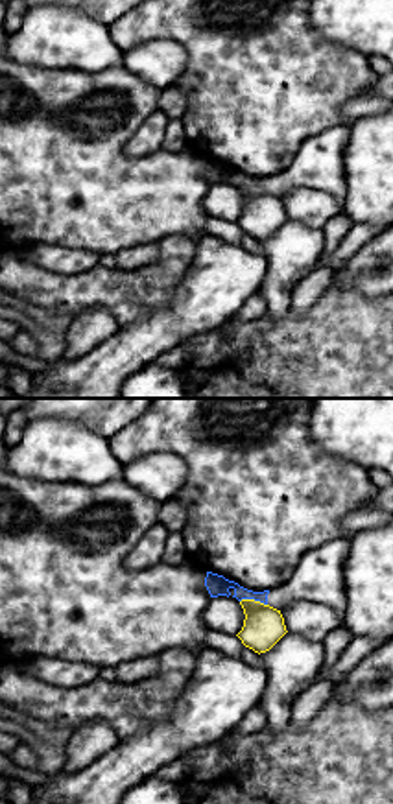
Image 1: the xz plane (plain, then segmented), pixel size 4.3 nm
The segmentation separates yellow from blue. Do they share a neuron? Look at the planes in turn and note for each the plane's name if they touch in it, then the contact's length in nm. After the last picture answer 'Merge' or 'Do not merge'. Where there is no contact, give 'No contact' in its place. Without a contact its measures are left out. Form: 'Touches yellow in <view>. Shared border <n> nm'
Touches yellow in xz. Shared border 120 nm

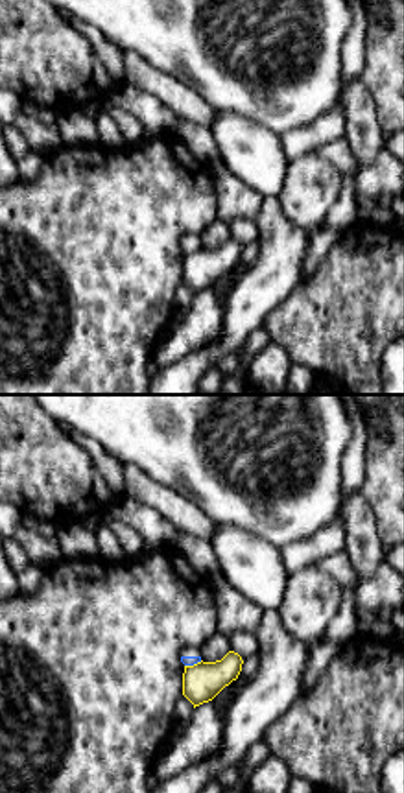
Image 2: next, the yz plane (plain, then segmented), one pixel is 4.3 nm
Touches yellow in yz. Shared border 80 nm

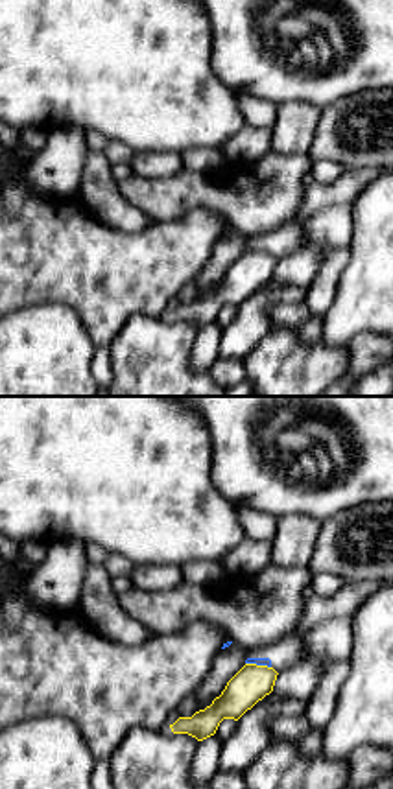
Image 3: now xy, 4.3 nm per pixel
Touches yellow in xy. Shared border 110 nm

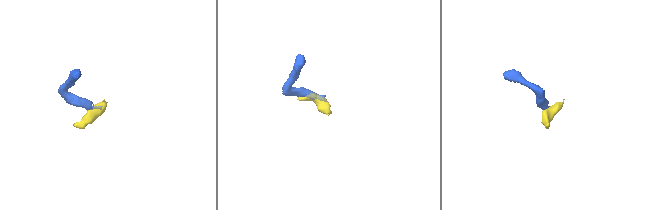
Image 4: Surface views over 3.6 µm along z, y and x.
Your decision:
Do not merge

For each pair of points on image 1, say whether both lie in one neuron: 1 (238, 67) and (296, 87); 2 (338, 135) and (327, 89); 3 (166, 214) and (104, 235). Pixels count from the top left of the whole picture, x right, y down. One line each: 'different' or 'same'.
1: same
2: different
3: same

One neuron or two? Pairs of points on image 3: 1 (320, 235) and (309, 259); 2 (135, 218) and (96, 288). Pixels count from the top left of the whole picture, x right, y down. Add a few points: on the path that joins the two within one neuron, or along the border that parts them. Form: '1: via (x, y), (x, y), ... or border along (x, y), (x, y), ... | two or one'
1: via (318, 240), (312, 253) | one
2: border along (89, 212), (122, 231), (142, 231), (154, 222) | two

